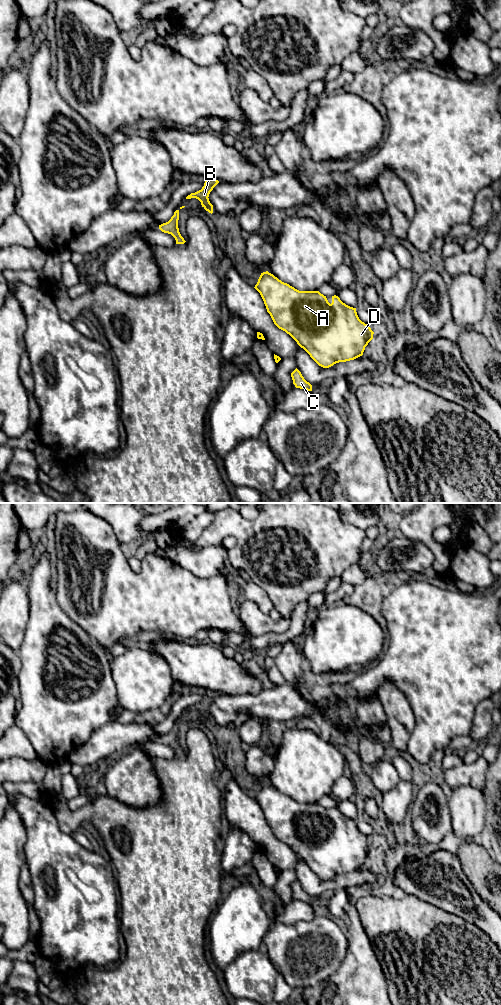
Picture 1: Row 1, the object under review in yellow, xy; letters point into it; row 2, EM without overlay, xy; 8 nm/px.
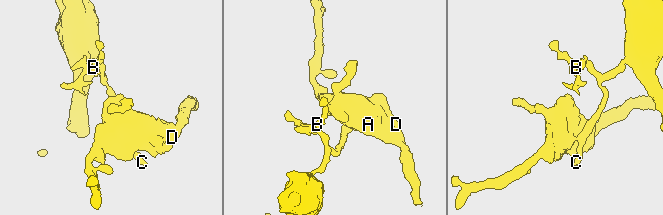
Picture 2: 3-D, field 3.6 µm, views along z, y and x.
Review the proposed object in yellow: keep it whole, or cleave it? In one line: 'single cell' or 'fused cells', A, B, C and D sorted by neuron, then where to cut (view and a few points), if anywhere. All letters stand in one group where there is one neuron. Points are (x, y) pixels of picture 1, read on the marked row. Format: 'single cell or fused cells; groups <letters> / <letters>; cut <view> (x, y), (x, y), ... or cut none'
fused cells; groups A D / B C; cut xy (261, 334), (262, 338)

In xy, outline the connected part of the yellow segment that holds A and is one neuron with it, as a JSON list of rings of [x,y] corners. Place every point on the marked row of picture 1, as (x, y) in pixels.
[[[268,271],[261,273],[254,288],[260,293],[274,324],[289,334],[323,368],[329,368],[336,363],[354,360],[362,356],[365,347],[373,339],[374,332],[369,325],[359,319],[356,308],[346,305],[336,295],[332,296],[330,304],[326,296],[319,291],[299,291]]]

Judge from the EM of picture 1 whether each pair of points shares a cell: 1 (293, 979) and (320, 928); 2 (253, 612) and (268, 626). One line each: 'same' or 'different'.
1: same
2: same

